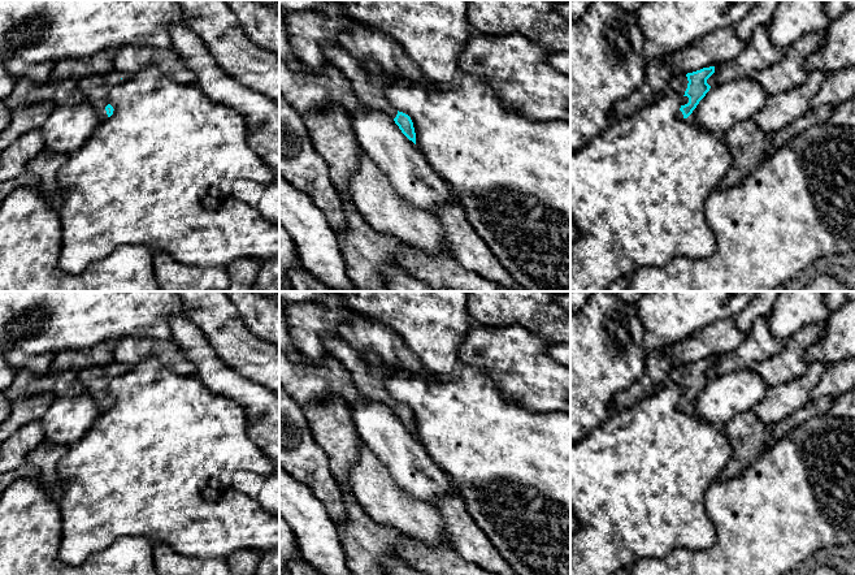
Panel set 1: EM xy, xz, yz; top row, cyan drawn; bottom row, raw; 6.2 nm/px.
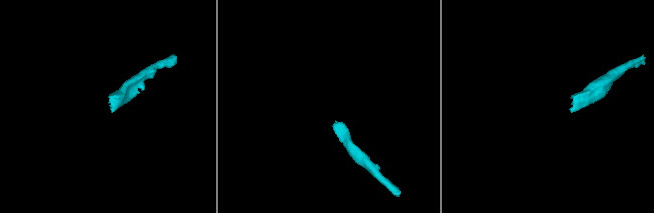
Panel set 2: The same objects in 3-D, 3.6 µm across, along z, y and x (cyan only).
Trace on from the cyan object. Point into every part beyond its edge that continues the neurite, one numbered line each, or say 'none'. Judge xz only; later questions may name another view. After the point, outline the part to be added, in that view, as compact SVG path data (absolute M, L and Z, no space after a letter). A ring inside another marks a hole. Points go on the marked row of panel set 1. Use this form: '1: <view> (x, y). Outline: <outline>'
1: xz (368, 80). Outline: M322 44L325 60L333 62L350 81L359 103L376 108L395 118L398 109L391 105L386 96L386 74L373 61L359 61L340 44Z

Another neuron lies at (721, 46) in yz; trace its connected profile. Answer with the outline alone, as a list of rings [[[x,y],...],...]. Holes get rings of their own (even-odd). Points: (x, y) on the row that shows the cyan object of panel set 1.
[[[732,26],[695,40],[691,46],[673,53],[665,60],[673,75],[687,74],[726,62],[738,56],[746,46],[747,42],[739,39],[734,31],[734,26]]]

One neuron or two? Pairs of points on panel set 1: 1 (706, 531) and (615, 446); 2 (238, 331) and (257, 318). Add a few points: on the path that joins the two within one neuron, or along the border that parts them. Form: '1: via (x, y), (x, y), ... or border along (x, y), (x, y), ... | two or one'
1: via (684, 515), (637, 468) | one
2: border along (241, 316), (244, 324), (265, 342) | two

